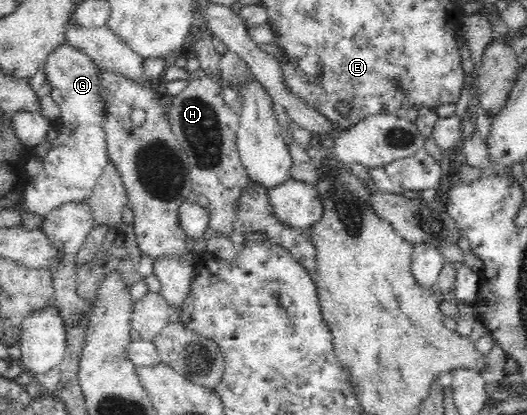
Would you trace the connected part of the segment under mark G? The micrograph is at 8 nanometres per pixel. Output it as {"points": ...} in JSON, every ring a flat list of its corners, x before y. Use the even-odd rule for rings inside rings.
{"points":[[66,42,54,50,45,62,54,86,51,96,61,109,60,126,57,127,59,135,43,158,40,174,32,177,24,190,28,209,41,215,48,215,68,202,86,201,90,196,109,161,107,125,111,116,103,69,90,55]]}

